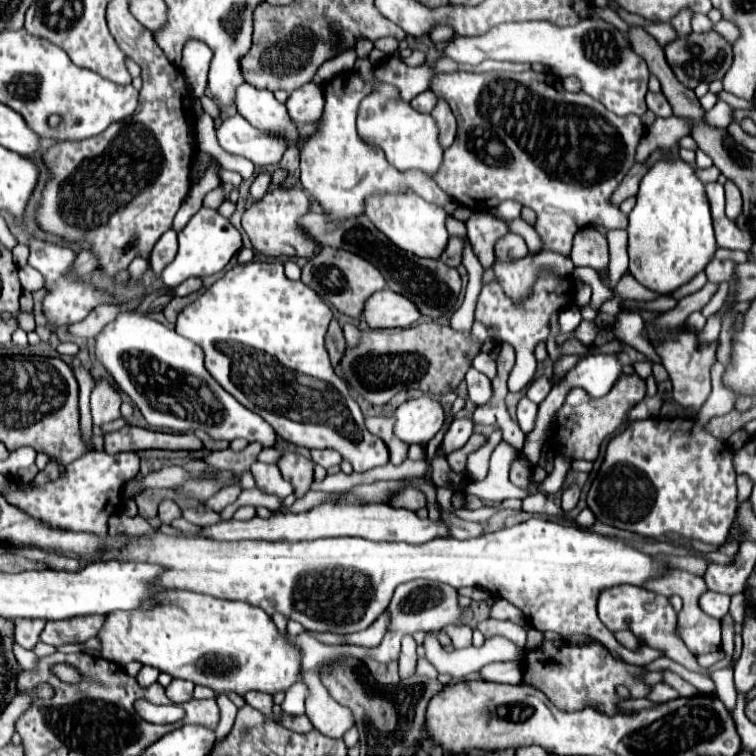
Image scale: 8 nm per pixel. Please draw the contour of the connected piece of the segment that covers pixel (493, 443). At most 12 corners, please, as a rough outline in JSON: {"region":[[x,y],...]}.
{"region":[[502,432],[468,454],[466,470],[472,481],[486,477],[490,457]]}

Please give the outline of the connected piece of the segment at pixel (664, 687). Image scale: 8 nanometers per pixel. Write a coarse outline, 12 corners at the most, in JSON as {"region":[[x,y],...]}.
{"region":[[668,684],[652,686],[648,698],[654,702],[670,702],[678,692]]}

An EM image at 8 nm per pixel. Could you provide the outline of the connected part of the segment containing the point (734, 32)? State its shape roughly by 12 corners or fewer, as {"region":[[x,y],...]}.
{"region":[[720,20],[712,30],[722,34],[730,44],[738,38],[732,22]]}

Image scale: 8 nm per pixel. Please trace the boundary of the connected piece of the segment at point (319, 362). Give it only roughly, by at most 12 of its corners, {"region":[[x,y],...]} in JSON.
{"region":[[280,262],[228,270],[176,332],[276,434],[388,462],[330,366],[330,306]]}

